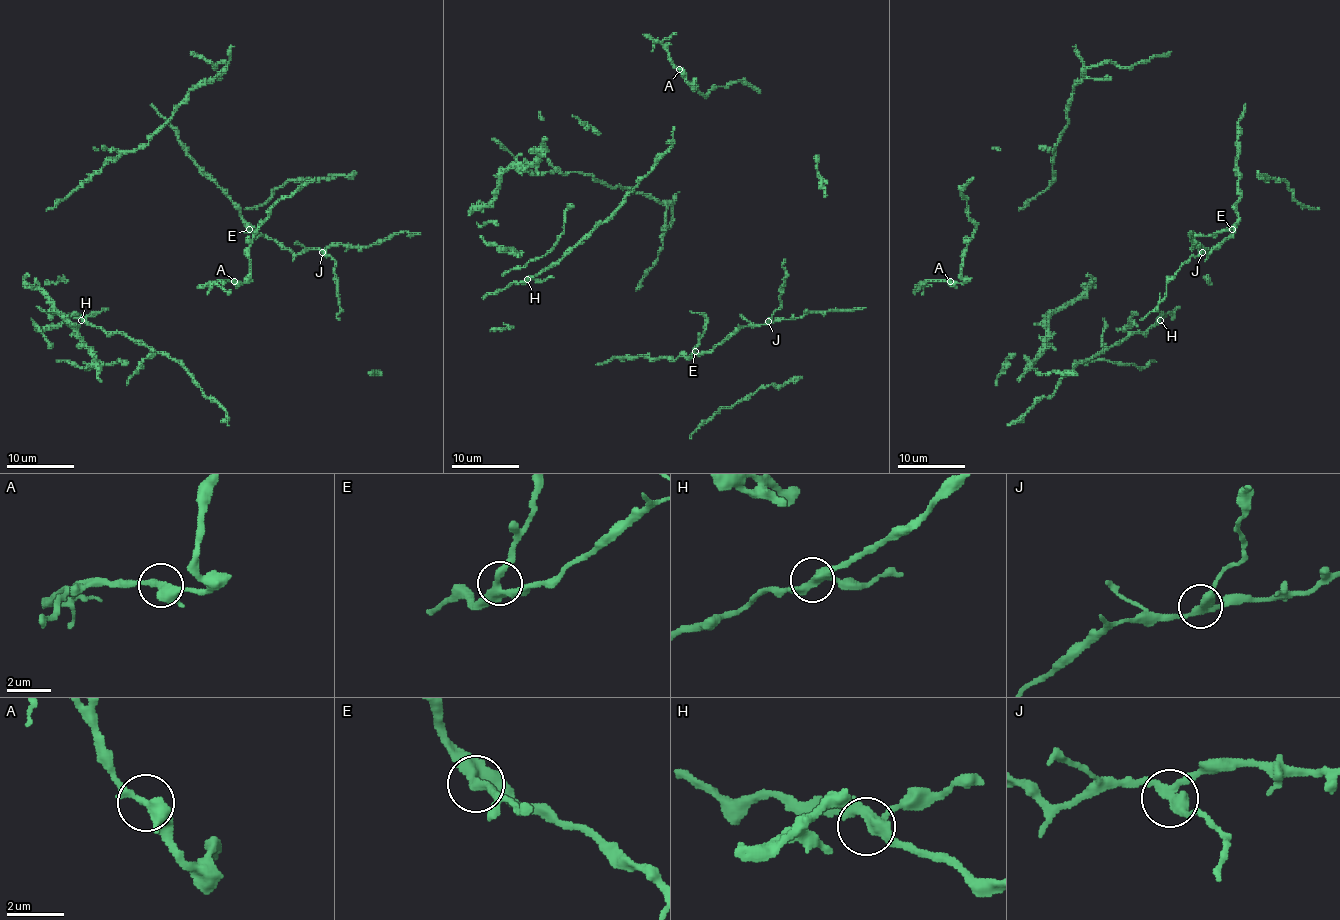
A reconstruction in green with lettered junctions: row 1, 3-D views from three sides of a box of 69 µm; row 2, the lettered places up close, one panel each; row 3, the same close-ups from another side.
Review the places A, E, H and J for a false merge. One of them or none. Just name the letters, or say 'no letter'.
J

